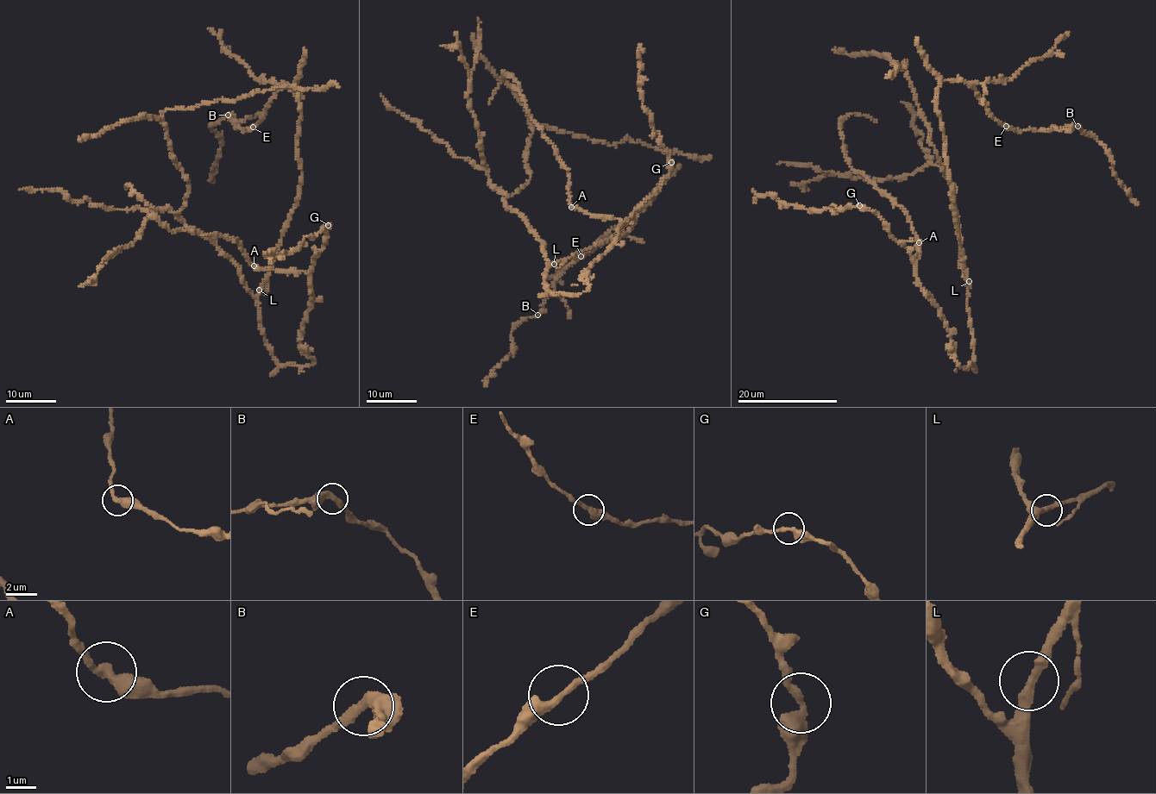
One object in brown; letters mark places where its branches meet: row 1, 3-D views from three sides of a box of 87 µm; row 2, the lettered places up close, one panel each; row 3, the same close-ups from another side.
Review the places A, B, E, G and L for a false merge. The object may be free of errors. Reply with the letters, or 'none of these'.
none of these

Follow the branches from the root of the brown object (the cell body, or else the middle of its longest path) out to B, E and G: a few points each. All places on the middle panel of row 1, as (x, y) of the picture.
B: (555, 262), (626, 233), (635, 222), (635, 215), (655, 195), (556, 278), (554, 290), (537, 315)
E: (555, 262), (626, 233), (635, 222), (635, 215), (655, 195), (626, 222), (612, 228), (581, 256)
G: (555, 262), (543, 272), (544, 288), (586, 290), (583, 273), (659, 190), (671, 162)

